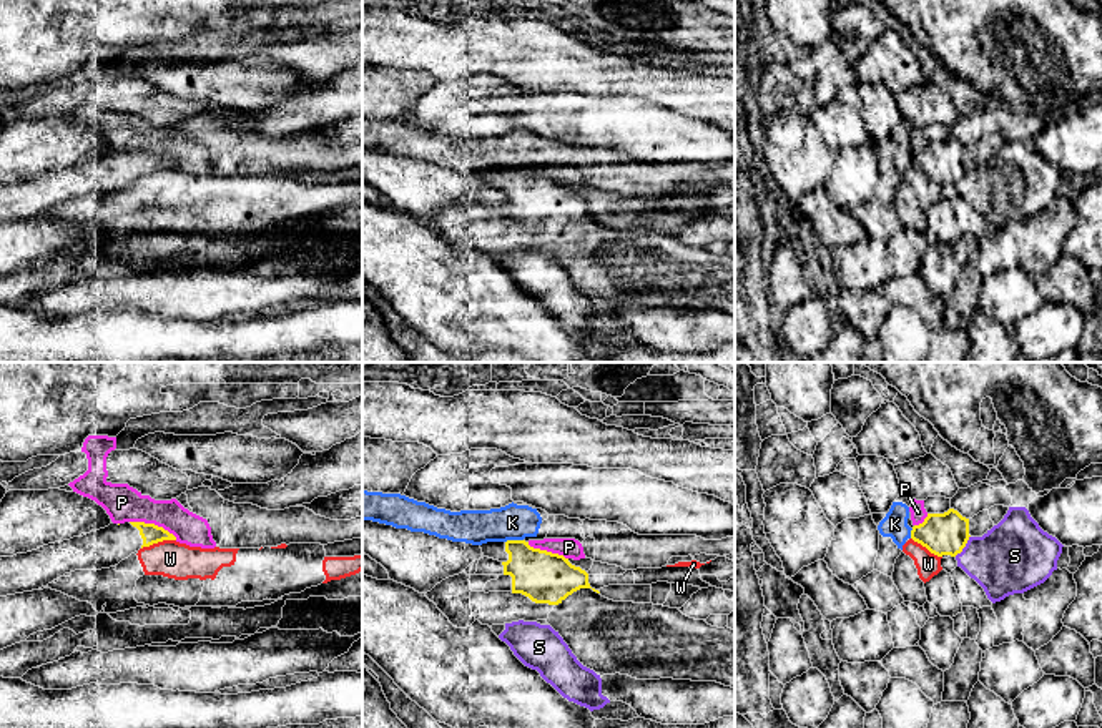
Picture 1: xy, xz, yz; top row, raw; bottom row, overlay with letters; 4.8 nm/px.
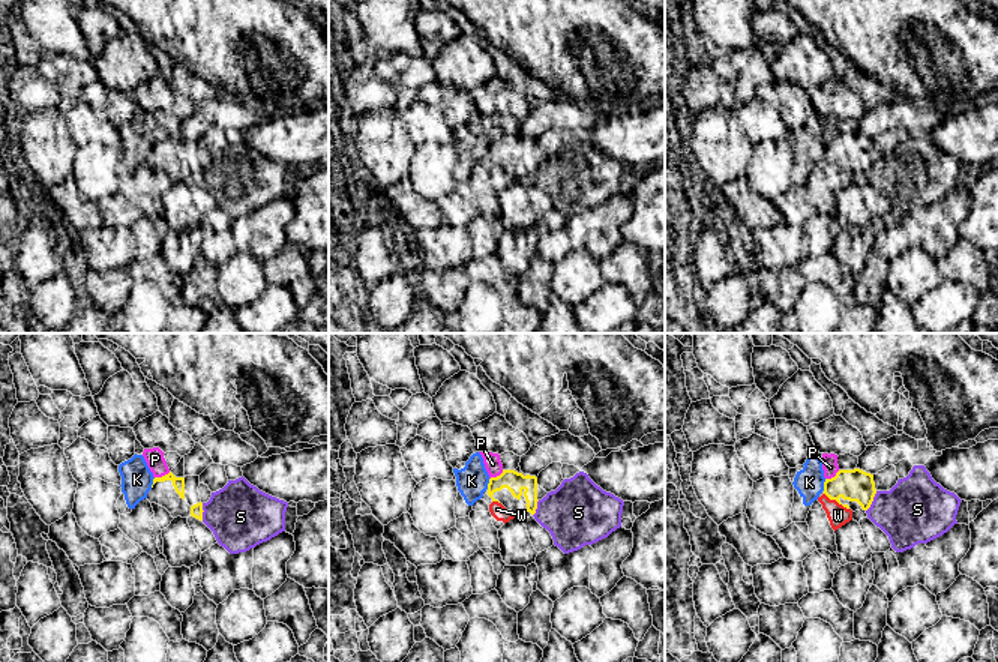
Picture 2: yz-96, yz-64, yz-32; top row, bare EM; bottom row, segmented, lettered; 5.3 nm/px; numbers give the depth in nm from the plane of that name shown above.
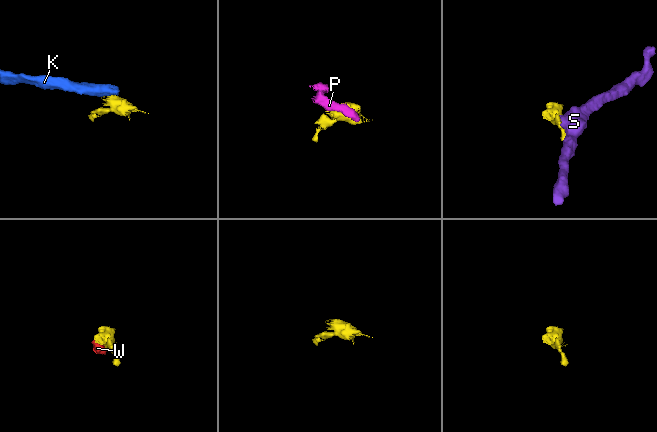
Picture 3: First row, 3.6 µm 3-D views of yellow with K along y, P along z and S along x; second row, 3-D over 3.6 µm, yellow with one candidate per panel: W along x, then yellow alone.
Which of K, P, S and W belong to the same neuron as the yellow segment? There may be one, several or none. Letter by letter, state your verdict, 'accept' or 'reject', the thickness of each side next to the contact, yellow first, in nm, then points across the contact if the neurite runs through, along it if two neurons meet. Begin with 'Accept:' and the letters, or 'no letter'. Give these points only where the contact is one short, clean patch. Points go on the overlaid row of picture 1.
Accept: no letter
K: reject | 240/180 nm | along xz (522, 539), (509, 539), (506, 542)
P: reject | 100/180 nm
S: reject | 200/360 nm
W: reject | 100/180 nm | along xy (175, 539), (153, 542), (142, 549)

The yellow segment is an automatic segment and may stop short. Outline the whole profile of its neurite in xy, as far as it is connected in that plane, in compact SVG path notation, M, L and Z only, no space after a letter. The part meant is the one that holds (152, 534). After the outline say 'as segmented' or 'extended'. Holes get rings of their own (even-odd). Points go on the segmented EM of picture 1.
M125 522L27 553L0 557L0 597L38 590L75 570L115 567L140 548L163 540L176 537L155 524Z; extended

